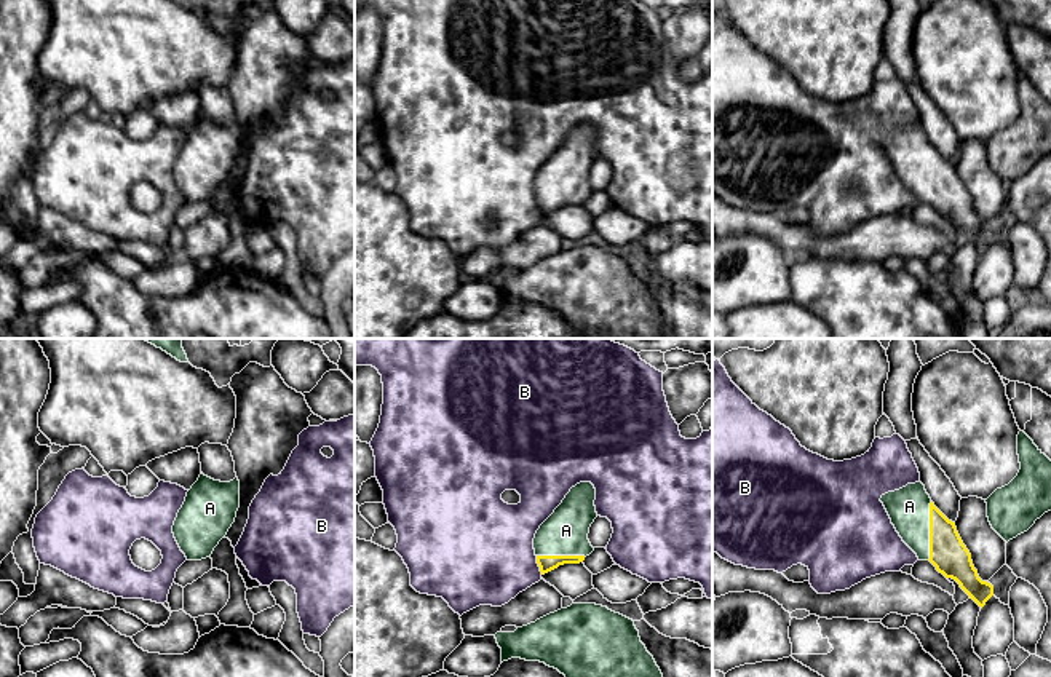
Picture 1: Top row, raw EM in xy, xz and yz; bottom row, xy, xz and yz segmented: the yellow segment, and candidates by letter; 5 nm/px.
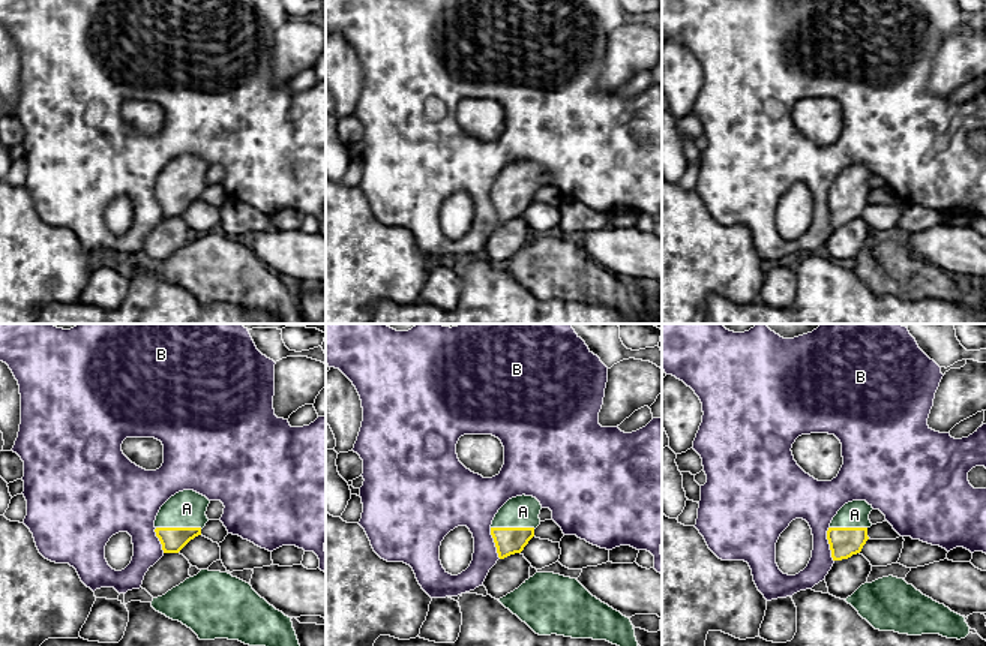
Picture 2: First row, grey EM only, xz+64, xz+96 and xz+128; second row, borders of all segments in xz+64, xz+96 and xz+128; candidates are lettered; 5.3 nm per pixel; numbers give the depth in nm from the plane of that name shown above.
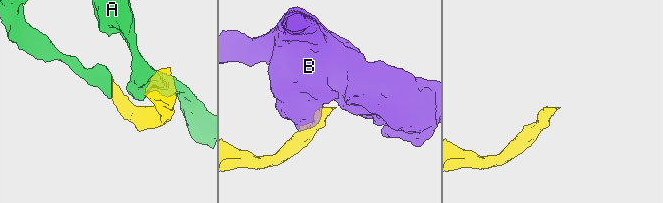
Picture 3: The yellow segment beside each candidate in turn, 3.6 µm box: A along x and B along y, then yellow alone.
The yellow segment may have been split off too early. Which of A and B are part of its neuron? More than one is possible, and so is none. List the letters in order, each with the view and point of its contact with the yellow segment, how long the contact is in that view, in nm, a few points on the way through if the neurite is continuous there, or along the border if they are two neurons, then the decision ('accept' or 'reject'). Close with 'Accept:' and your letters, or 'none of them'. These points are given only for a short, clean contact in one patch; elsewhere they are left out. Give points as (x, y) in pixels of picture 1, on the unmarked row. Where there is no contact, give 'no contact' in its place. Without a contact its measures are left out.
A: yz (930, 173) | 300 nm | accept
B: xz (539, 208) | 100 nm | reject
Accept: A

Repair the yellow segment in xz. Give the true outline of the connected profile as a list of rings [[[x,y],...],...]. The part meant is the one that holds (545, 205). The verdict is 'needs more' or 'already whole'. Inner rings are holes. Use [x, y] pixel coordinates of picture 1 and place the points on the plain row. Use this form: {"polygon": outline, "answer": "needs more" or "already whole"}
{"polygon": [[[580,125],[540,168],[533,192],[541,217],[564,206],[580,206],[594,193],[588,182],[589,169],[597,160],[594,142],[594,128]]], "answer": "needs more"}

